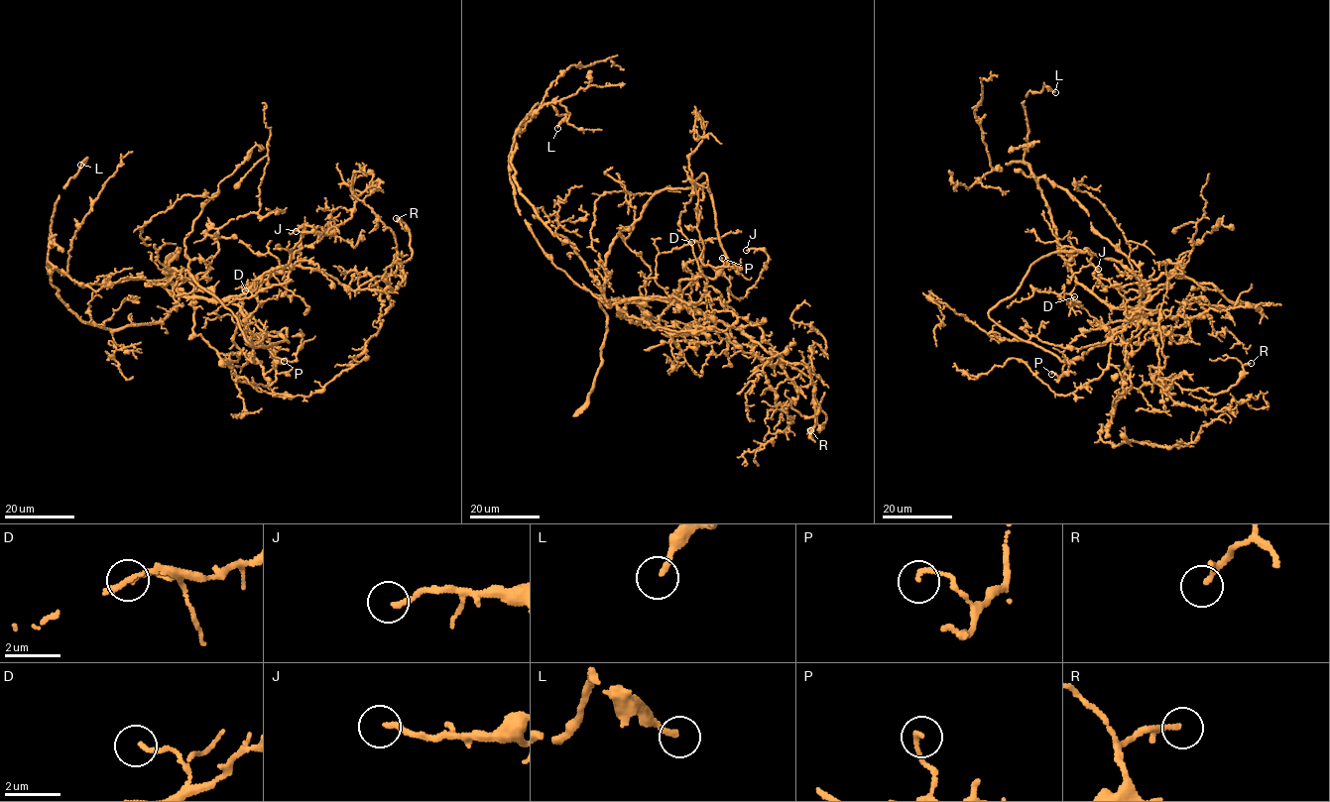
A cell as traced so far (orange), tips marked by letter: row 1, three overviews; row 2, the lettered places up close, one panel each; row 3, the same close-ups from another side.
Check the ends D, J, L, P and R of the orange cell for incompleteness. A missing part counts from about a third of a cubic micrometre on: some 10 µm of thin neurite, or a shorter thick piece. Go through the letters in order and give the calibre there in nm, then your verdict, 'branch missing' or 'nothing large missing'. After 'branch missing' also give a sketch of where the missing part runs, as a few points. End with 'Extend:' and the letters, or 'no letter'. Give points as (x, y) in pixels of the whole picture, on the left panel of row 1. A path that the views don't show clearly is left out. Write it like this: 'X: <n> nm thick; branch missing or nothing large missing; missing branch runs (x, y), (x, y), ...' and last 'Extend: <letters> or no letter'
D: 150 nm thick; nothing large missing
J: 200 nm thick; nothing large missing
L: 190 nm thick; branch missing
P: 140 nm thick; nothing large missing
R: 160 nm thick; branch missing
Extend: L, R

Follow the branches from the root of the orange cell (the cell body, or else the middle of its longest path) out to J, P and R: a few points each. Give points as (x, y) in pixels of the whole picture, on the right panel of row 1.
J: (1130, 311), (1127, 323), (1136, 314), (1128, 317), (1125, 302), (1139, 285), (1105, 286), (1098, 269)
P: (1130, 311), (1128, 323), (1133, 319), (1109, 322), (1078, 335), (1063, 352), (1066, 361), (1060, 376), (1051, 374)
R: (1130, 311), (1128, 323), (1148, 320), (1152, 327), (1161, 380), (1215, 395), (1235, 385), (1244, 365), (1251, 363)

